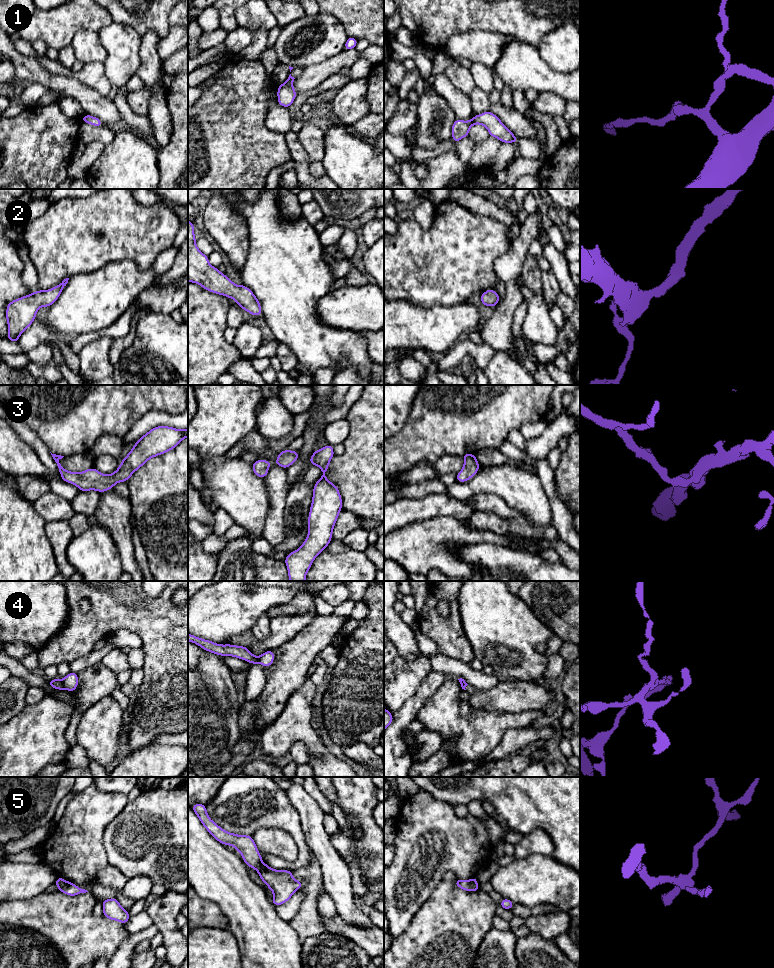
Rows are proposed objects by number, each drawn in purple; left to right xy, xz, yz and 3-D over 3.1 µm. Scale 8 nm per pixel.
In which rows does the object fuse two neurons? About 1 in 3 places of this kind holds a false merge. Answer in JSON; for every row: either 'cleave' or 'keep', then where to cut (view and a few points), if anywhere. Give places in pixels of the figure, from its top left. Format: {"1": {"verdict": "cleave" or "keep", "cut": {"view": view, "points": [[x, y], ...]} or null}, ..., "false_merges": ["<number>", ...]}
{"1": {"verdict": "keep", "cut": null}, "2": {"verdict": "keep", "cut": null}, "3": {"verdict": "keep", "cut": null}, "4": {"verdict": "cleave", "cut": {"view": "xy", "points": [[60, 680], [64, 688]]}}, "5": {"verdict": "cleave", "cut": {"view": "xy", "points": [[65, 881], [59, 889]]}}, "false_merges": ["4", "5"]}

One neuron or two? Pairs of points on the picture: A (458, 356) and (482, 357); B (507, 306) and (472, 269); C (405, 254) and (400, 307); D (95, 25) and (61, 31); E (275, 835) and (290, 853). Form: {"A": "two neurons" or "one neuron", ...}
{"A": "one neuron", "B": "two neurons", "C": "two neurons", "D": "one neuron", "E": "one neuron"}

